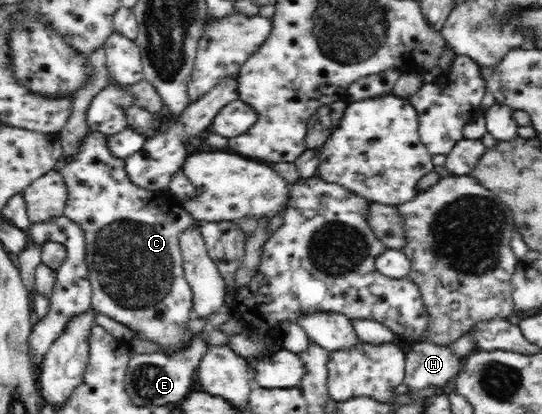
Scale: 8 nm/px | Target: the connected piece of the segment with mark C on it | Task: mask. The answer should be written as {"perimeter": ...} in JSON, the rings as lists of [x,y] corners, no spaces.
{"perimeter":[[[91,130],[85,133],[83,137],[77,141],[77,152],[70,154],[67,158],[62,157],[55,165],[55,170],[63,175],[65,183],[67,183],[67,206],[64,210],[64,215],[76,223],[80,227],[81,233],[84,235],[85,255],[84,260],[88,266],[88,275],[90,283],[92,284],[92,310],[99,311],[109,317],[113,317],[115,321],[121,324],[129,325],[137,333],[137,339],[147,339],[156,342],[160,346],[160,352],[163,353],[177,353],[183,352],[183,348],[189,347],[189,340],[193,338],[193,333],[187,328],[187,323],[191,316],[192,309],[192,290],[190,284],[187,282],[185,271],[183,268],[182,247],[179,244],[179,236],[183,230],[191,228],[191,226],[200,226],[203,222],[195,219],[185,207],[182,201],[175,198],[169,191],[152,191],[136,185],[130,179],[126,171],[126,160],[123,157],[116,157],[109,148],[109,136],[102,132]]]}

